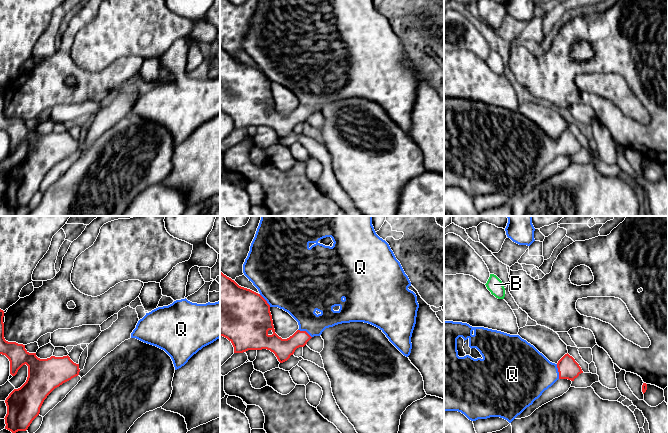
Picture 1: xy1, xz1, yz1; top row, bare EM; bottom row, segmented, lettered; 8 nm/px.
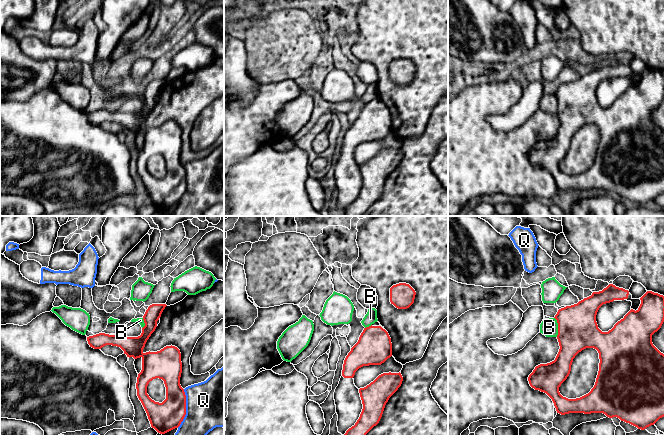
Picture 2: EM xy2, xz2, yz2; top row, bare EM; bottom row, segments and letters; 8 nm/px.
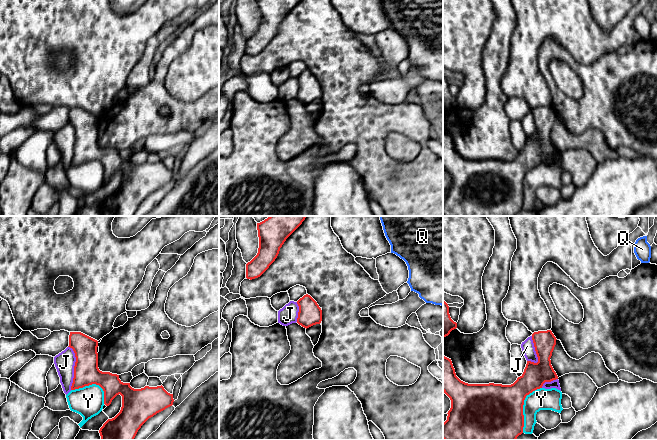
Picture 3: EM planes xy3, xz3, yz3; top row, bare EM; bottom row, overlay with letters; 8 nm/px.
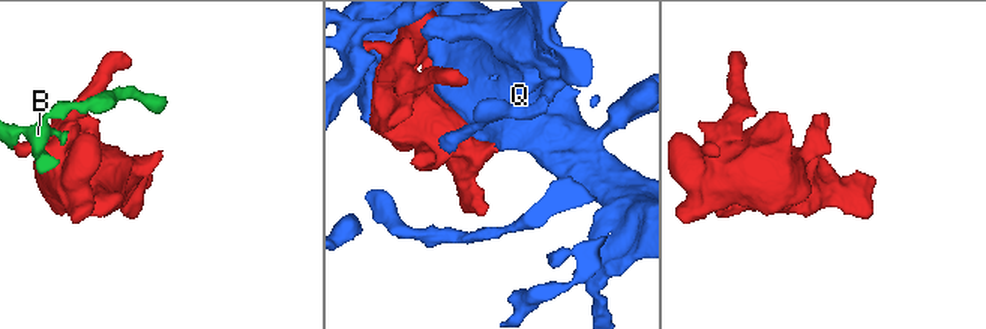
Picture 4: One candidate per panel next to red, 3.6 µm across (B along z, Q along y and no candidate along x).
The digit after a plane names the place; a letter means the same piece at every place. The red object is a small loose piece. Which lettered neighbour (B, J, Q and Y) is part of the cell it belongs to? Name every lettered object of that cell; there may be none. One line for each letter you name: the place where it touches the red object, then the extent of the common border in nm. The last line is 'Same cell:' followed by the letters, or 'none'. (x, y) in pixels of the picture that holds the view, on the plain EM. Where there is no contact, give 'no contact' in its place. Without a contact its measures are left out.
Q: meets red in xy2 at (185, 184); contact 320 nm long
Same cell: Q

